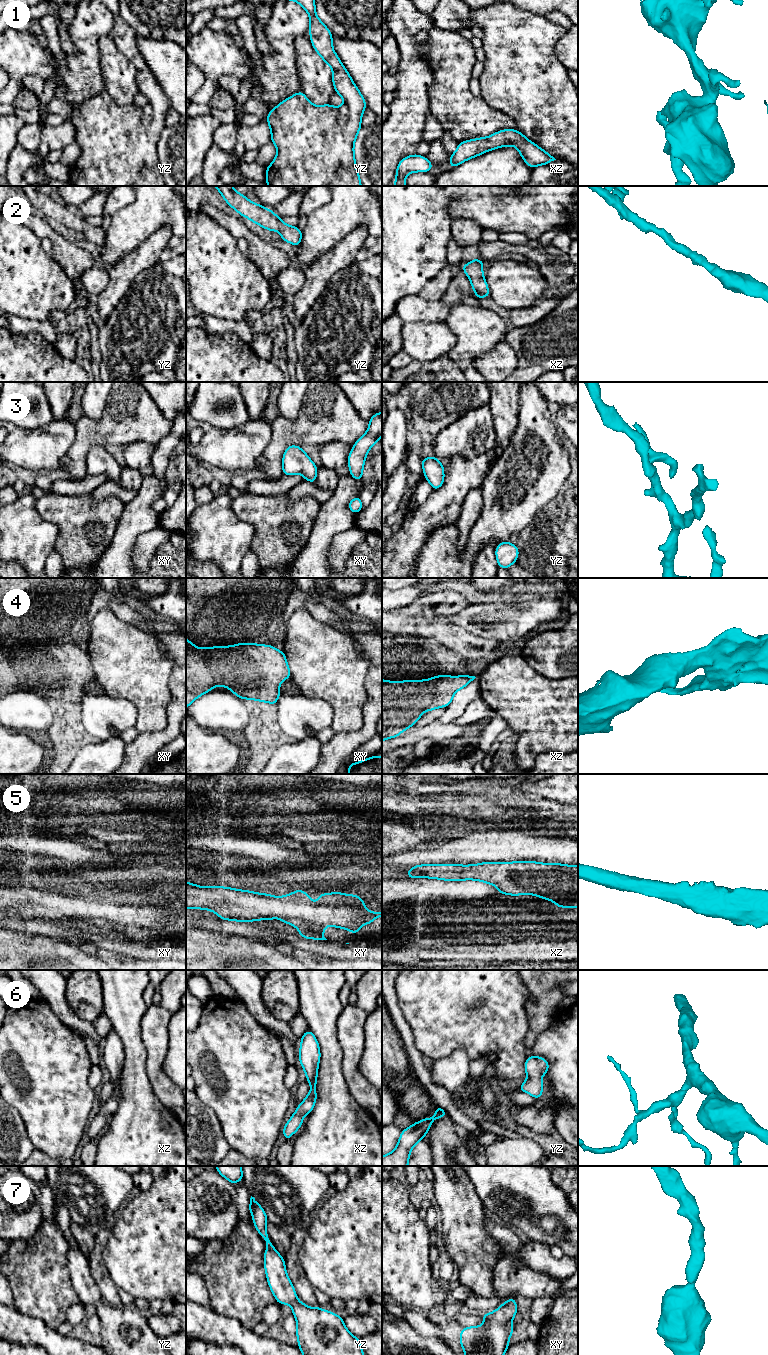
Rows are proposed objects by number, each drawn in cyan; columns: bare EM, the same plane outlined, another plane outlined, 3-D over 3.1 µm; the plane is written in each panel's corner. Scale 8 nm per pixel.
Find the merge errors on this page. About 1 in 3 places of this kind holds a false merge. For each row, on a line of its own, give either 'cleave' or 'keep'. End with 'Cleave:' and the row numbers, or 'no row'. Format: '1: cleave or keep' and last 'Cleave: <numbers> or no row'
1: keep
2: keep
3: keep
4: keep
5: keep
6: keep
7: keep
Cleave: no row

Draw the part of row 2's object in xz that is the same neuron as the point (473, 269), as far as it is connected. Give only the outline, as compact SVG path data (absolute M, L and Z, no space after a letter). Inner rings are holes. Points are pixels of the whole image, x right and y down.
M473 259L469 263L463 265L461 268L464 273L469 277L471 286L476 294L477 299L482 297L490 297L489 288L483 276L483 266L485 263L482 260Z

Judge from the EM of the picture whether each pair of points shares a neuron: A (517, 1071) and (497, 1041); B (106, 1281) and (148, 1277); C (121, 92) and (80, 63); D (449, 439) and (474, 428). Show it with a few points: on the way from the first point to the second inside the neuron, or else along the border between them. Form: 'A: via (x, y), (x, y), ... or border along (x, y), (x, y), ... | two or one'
A: via (510, 1064), (510, 1054), (504, 1048) | one
B: border along (102, 1258), (108, 1274), (118, 1286) | two
C: border along (99, 58), (106, 90) | two
D: via (455, 439), (464, 438), (468, 434) | one

